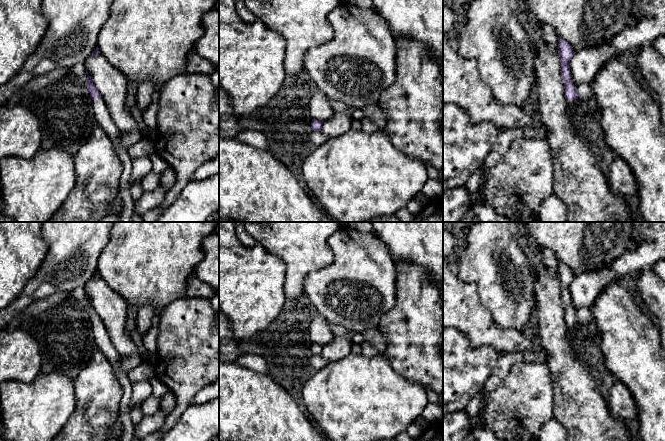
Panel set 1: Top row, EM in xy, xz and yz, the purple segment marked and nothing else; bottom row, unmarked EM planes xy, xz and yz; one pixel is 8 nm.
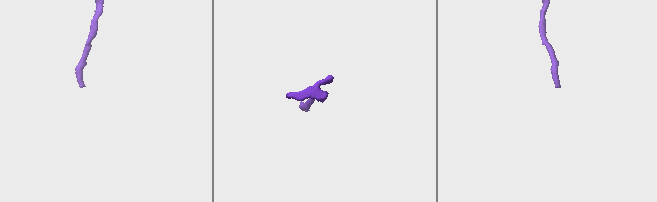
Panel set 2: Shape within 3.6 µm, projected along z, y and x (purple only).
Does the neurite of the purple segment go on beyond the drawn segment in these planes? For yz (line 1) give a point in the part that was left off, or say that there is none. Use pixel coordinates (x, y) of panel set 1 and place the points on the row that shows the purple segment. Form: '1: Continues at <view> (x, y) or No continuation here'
1: Continues at yz (572, 104)

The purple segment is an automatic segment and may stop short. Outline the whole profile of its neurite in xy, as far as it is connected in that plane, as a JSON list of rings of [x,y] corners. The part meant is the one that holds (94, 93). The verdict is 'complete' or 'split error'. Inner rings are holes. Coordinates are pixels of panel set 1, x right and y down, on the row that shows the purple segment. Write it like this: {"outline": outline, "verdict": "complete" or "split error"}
{"outline": [[[87,74],[86,87],[92,99],[93,112],[97,123],[103,128],[111,139],[114,148],[118,148],[121,143],[121,131],[113,122],[109,110],[98,89],[92,82],[91,77]]], "verdict": "split error"}

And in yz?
{"outline": [[[558,38],[558,49],[561,59],[561,75],[564,83],[566,104],[571,112],[575,112],[578,108],[578,95],[576,92],[576,86],[571,79],[569,66],[575,52],[570,44],[562,38]]], "verdict": "split error"}

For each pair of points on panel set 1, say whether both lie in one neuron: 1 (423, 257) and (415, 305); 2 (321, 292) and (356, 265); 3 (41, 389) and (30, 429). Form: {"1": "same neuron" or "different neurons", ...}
{"1": "different neurons", "2": "same neuron", "3": "same neuron"}

